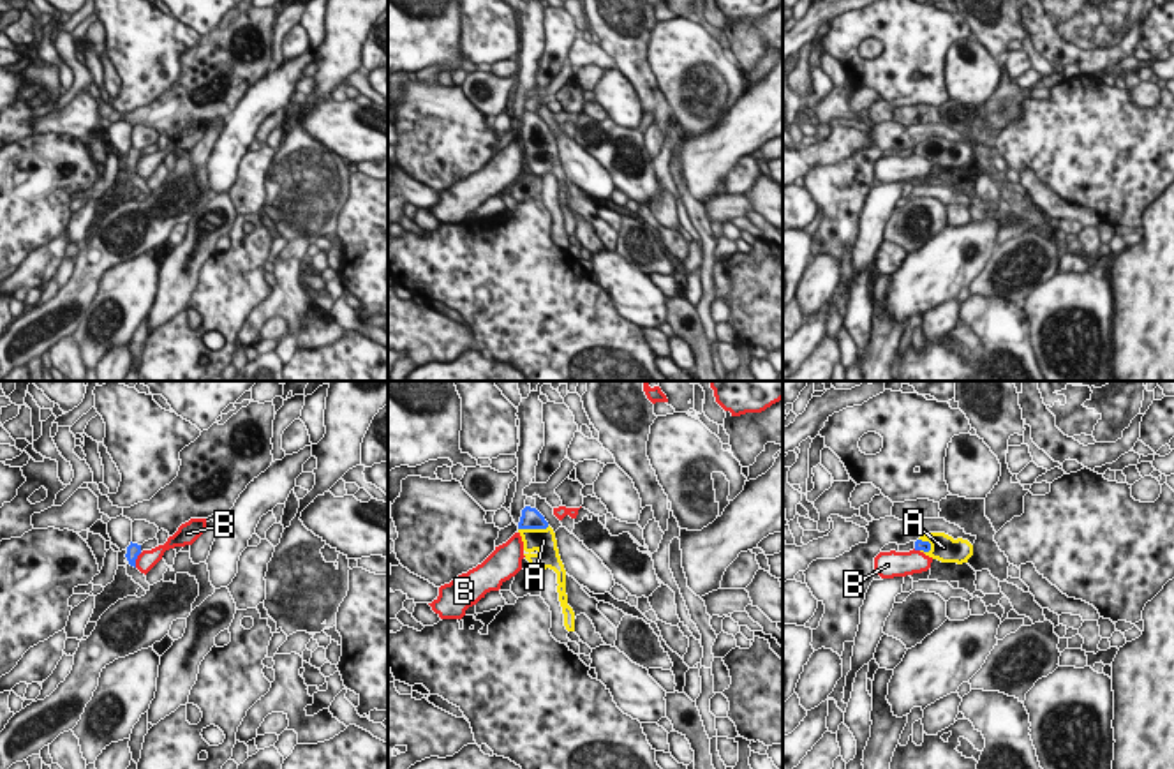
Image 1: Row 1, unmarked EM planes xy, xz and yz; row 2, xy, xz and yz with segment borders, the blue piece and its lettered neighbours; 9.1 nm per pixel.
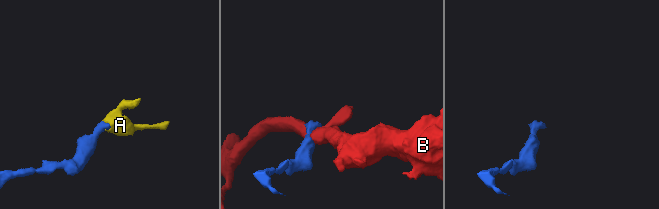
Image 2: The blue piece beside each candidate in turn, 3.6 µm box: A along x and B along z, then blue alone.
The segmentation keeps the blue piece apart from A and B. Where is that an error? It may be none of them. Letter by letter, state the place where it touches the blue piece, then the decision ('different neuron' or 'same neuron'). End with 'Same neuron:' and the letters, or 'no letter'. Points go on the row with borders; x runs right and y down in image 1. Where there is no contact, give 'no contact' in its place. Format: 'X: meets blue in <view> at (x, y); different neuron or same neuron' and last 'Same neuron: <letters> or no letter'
A: meets blue in xz at (533, 528); same neuron
B: meets blue in xy at (136, 558); different neuron
Same neuron: A

